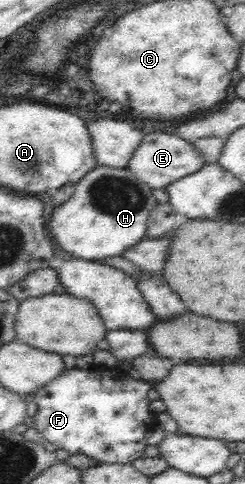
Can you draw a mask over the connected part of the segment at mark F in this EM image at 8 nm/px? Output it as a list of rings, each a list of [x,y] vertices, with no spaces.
[[[77,367],[66,369],[48,384],[41,386],[34,393],[34,401],[38,405],[38,412],[34,414],[34,430],[38,430],[45,440],[57,449],[63,448],[71,455],[82,454],[101,463],[131,463],[143,456],[147,446],[144,434],[151,431],[156,417],[148,407],[147,392],[152,384],[144,379],[136,380],[133,377],[120,376],[108,370],[88,370]]]

